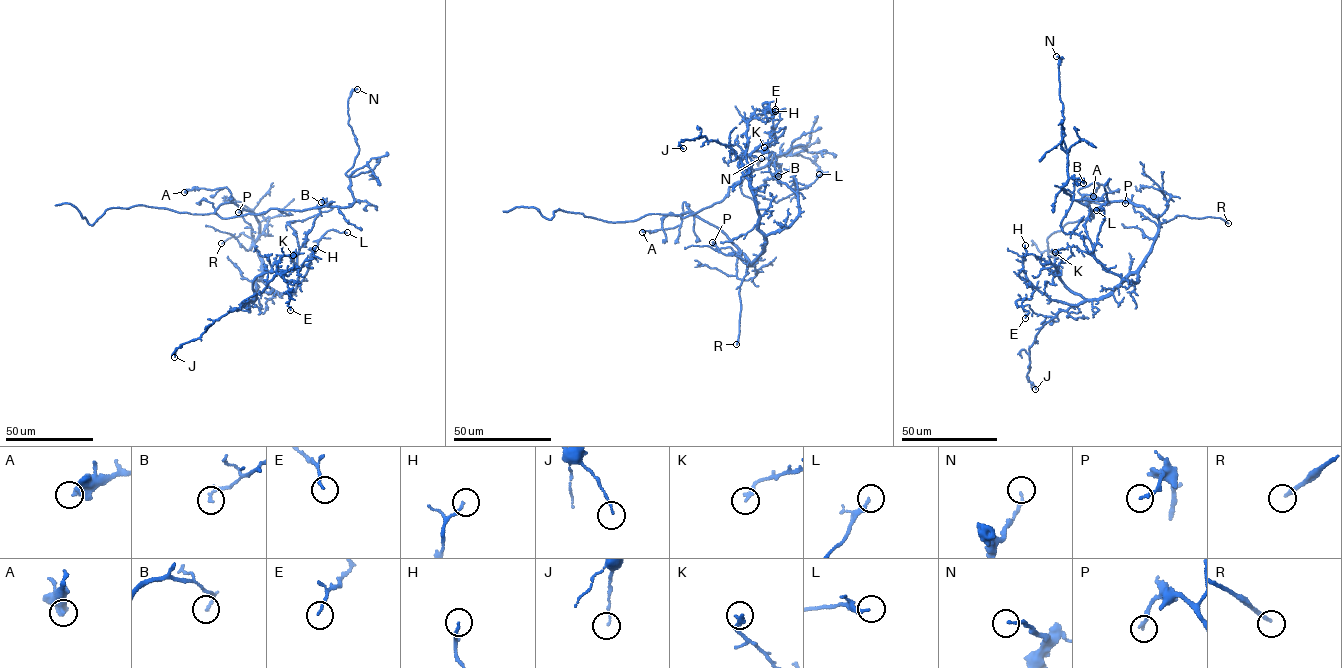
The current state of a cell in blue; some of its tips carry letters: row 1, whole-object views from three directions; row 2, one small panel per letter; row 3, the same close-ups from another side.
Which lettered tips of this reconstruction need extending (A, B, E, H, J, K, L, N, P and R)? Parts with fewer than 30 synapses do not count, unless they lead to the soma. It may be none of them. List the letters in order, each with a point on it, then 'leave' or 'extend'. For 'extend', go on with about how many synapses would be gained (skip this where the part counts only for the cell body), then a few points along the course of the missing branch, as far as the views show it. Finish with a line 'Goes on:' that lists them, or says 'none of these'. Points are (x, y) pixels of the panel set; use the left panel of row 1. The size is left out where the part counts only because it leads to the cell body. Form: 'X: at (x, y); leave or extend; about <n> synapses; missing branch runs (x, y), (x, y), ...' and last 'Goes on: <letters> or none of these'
A: at (184, 192); leave
B: at (321, 202); leave
E: at (290, 310); leave
H: at (315, 248); leave
J: at (174, 357); leave
K: at (293, 255); leave
L: at (347, 232); leave
N: at (357, 89); leave
P: at (238, 212); leave
R: at (221, 243); leave
Goes on: none of these

